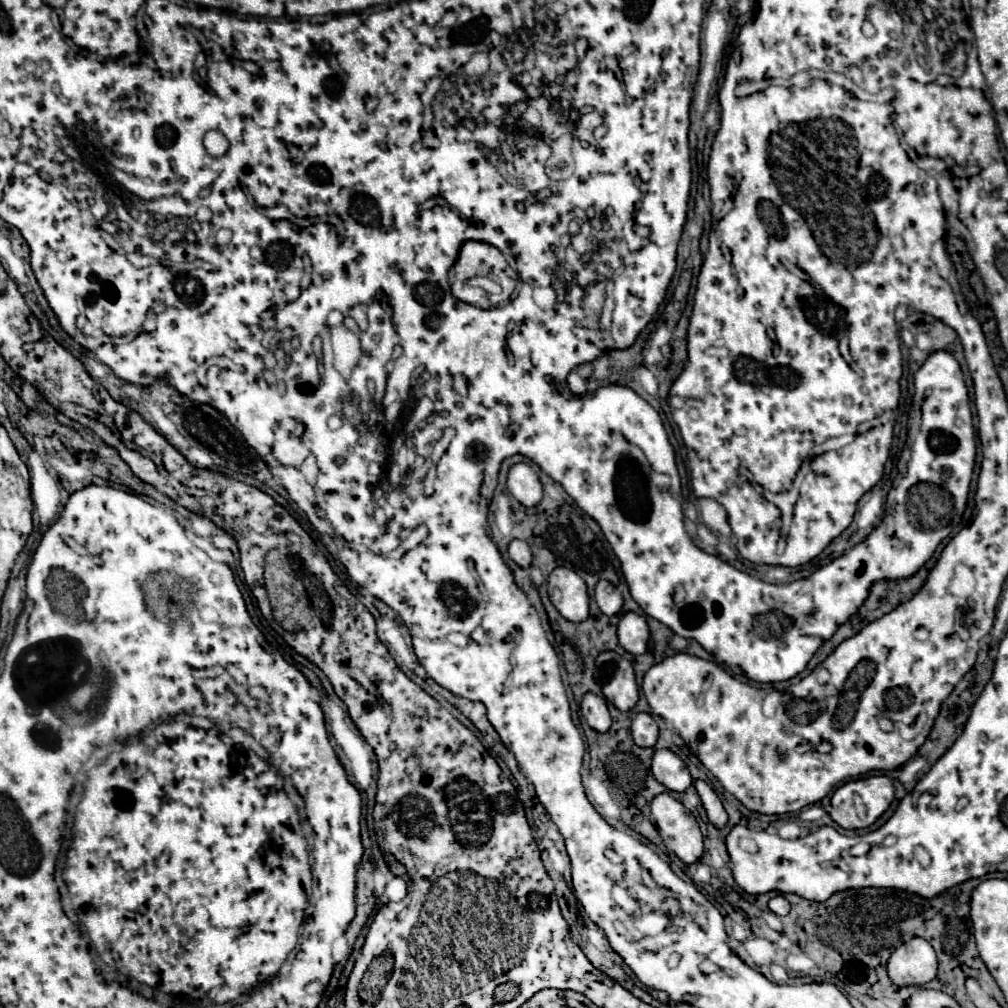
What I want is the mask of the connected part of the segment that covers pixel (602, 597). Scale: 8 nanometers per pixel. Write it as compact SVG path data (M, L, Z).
M598 581L594 599L604 615L618 615L622 609L622 595L610 581Z

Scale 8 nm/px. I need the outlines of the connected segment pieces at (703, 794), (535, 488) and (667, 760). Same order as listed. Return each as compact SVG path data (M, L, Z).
M698 779L694 785L696 785L696 791L698 791L700 799L702 799L704 809L706 809L708 821L710 821L716 829L724 829L726 823L728 823L728 813L726 813L722 801L718 799L718 795L716 795L716 793L712 791L712 787L710 787L706 781L702 781L702 779Z
M516 463L508 473L508 491L524 507L534 507L542 499L542 483L528 463Z
M656 749L652 757L652 775L670 791L686 791L692 785L692 777L684 761L670 749Z

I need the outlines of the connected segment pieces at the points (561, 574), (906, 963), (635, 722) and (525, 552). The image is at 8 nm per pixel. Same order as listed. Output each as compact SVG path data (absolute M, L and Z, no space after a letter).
M556 567L548 577L548 595L558 613L574 623L588 617L588 589L578 573Z
M914 937L900 945L888 959L888 975L894 985L924 985L936 977L938 961L928 941Z
M636 713L632 719L630 731L632 731L634 743L640 747L654 747L658 739L658 725L650 713Z
M514 539L514 541L510 541L510 545L508 545L508 555L510 555L510 559L516 563L516 565L520 565L520 567L530 567L530 563L532 563L532 553L530 553L530 547L528 547L528 543L526 541L518 541L518 539Z

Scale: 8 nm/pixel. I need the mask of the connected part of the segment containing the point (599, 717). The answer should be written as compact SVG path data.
M586 693L582 703L580 703L580 711L582 711L582 717L586 719L586 723L598 731L598 733L606 733L612 725L612 717L608 713L608 707L606 707L606 701L594 693Z

